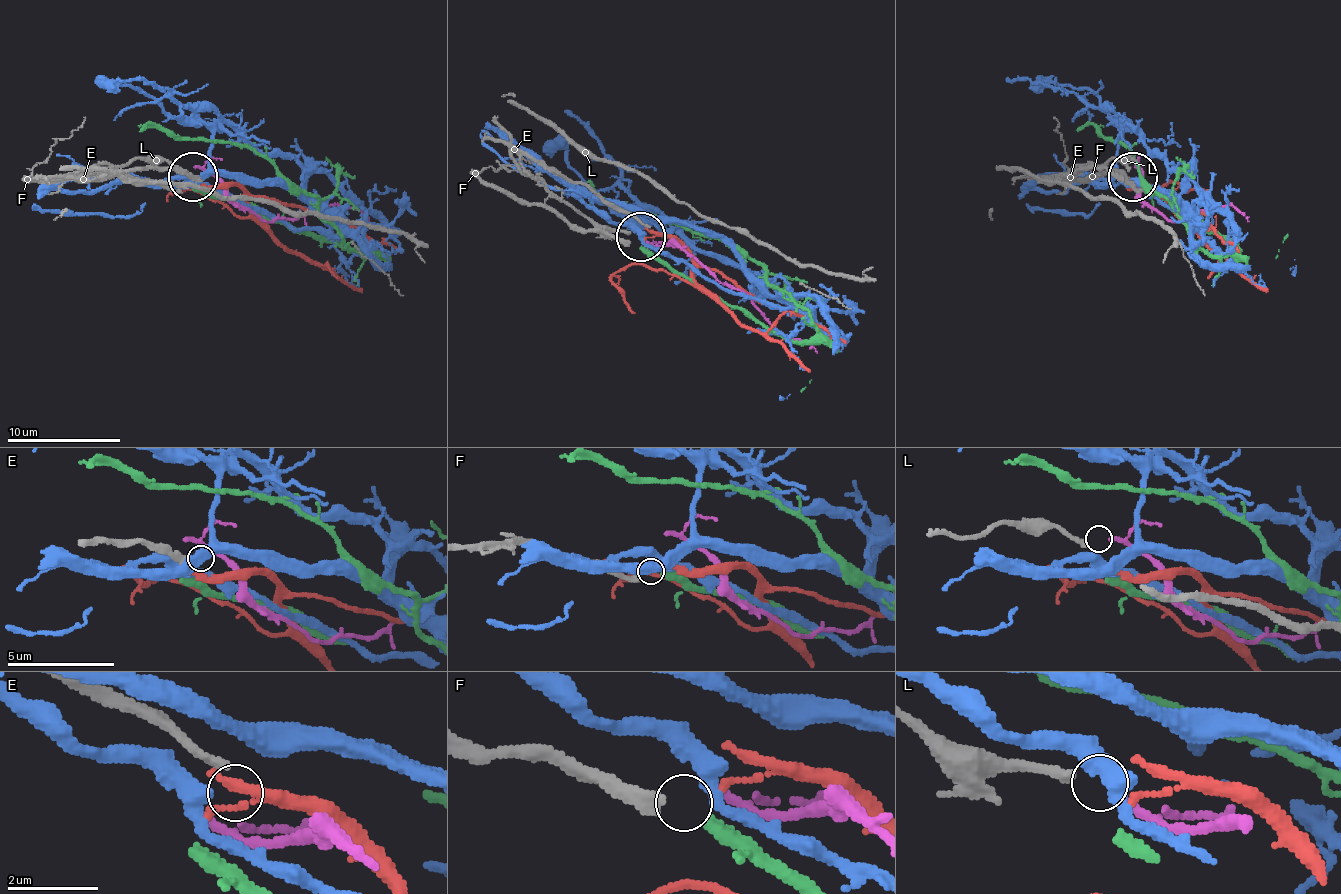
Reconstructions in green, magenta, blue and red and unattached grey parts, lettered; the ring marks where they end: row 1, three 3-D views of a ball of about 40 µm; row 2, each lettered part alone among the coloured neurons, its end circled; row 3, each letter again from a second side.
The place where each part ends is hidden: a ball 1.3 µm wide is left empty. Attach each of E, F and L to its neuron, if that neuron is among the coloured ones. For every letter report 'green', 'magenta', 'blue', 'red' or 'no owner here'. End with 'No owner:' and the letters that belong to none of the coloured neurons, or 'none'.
E: no owner here
F: green
L: magenta
No owner: E

